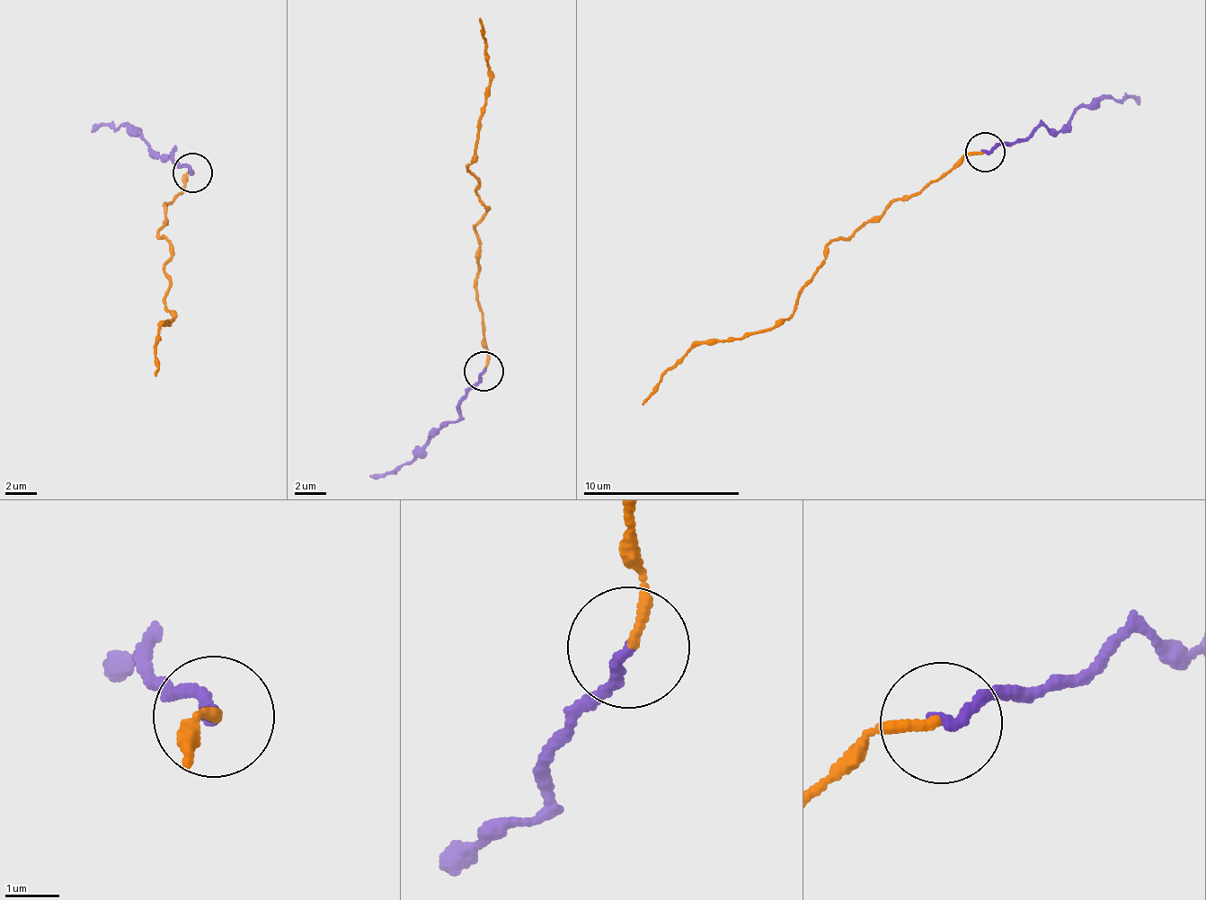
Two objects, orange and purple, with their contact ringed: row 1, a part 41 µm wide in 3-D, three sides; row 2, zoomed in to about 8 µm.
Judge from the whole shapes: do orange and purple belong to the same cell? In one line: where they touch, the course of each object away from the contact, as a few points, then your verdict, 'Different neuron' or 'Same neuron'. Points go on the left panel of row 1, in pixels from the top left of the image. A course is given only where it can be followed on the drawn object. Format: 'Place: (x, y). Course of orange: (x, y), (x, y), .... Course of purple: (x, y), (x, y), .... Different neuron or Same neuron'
Place: (192, 172). Course of orange: (191, 174), (163, 206), (158, 231), (170, 255), (172, 318), (161, 323), (156, 375). Course of purple: (191, 174), (173, 154), (156, 156), (126, 127), (90, 131). Same neuron

